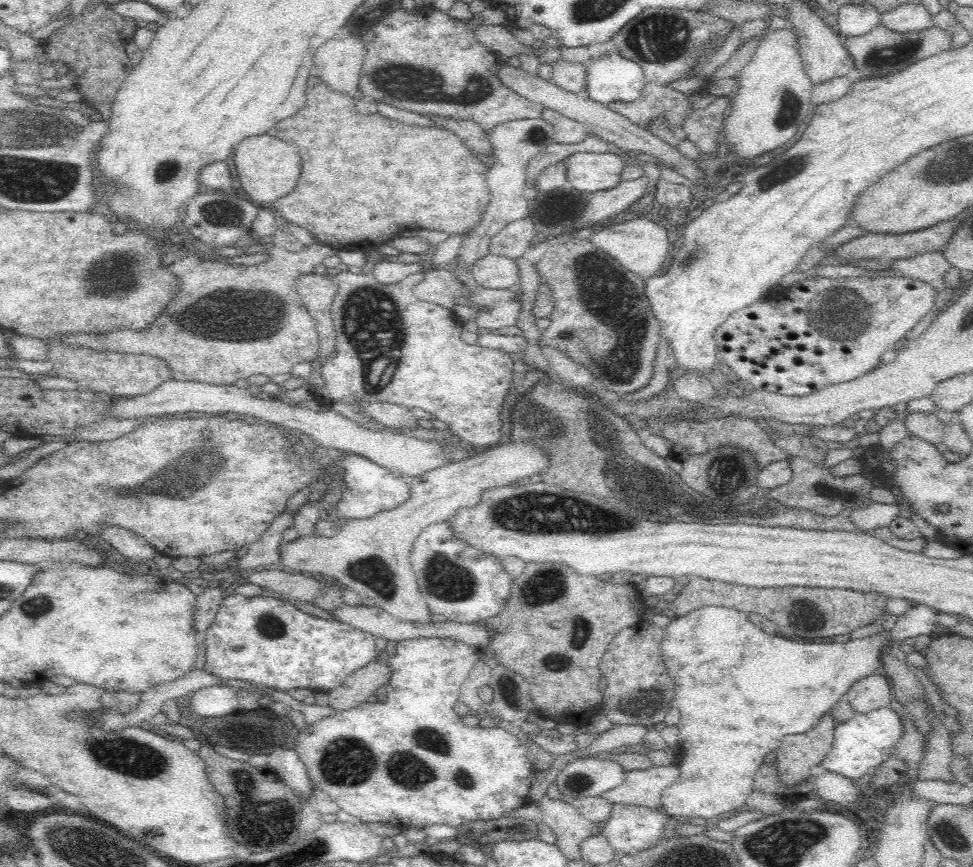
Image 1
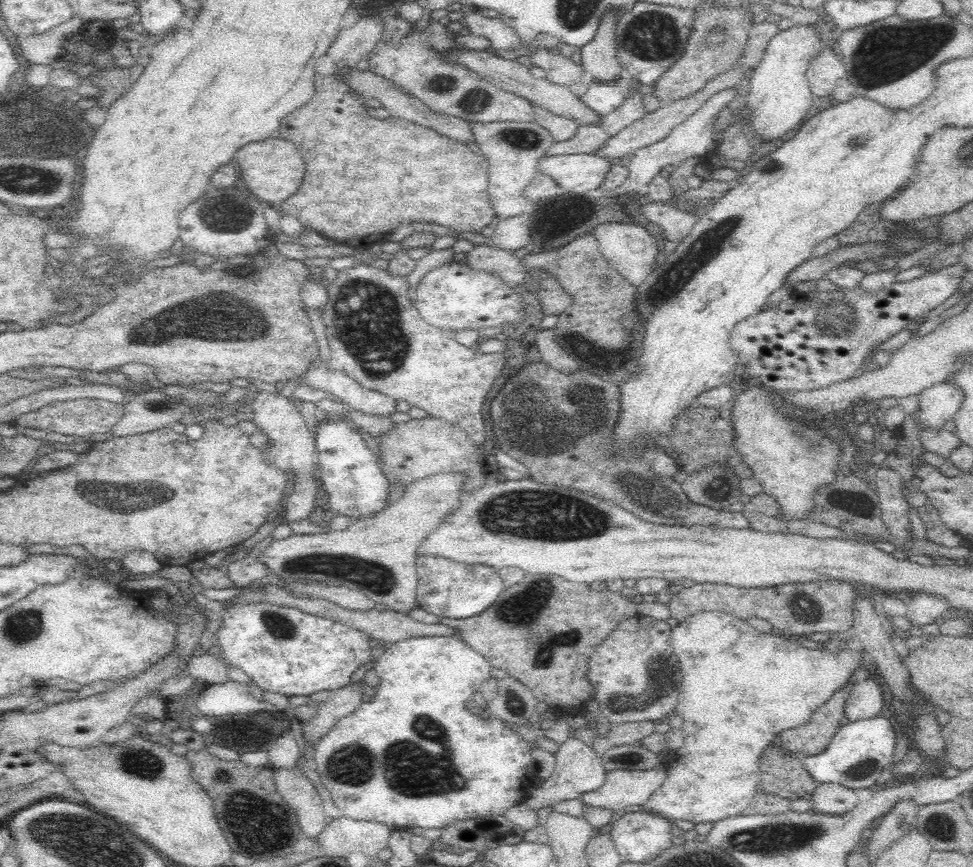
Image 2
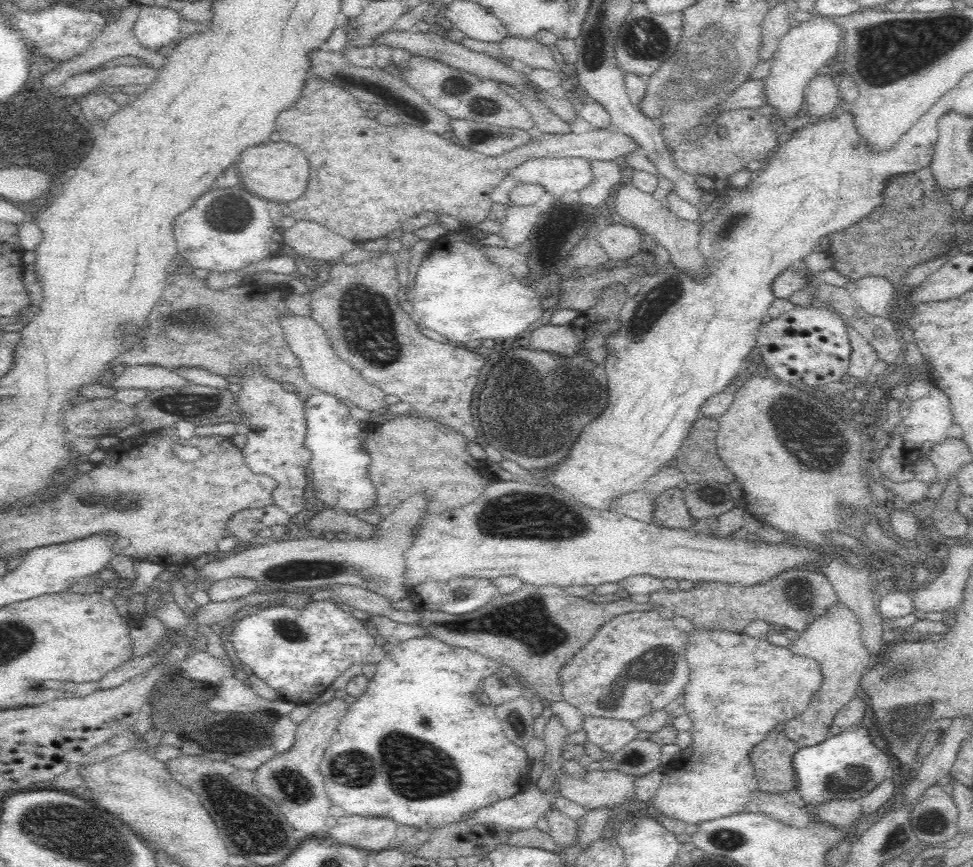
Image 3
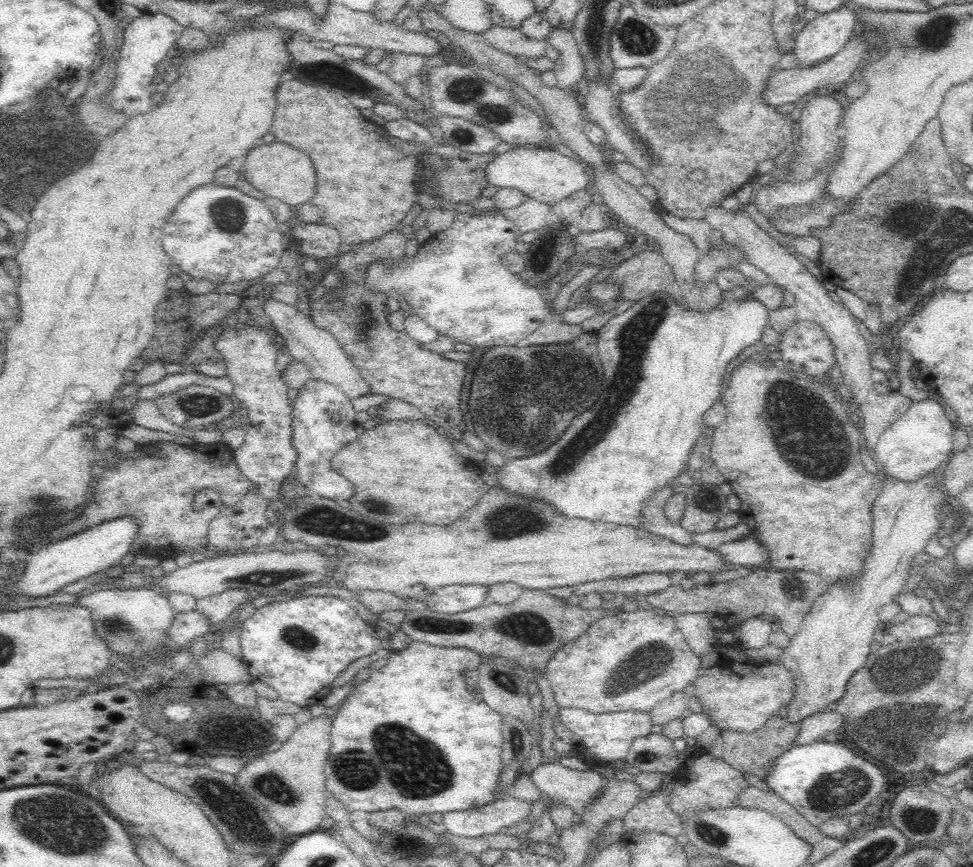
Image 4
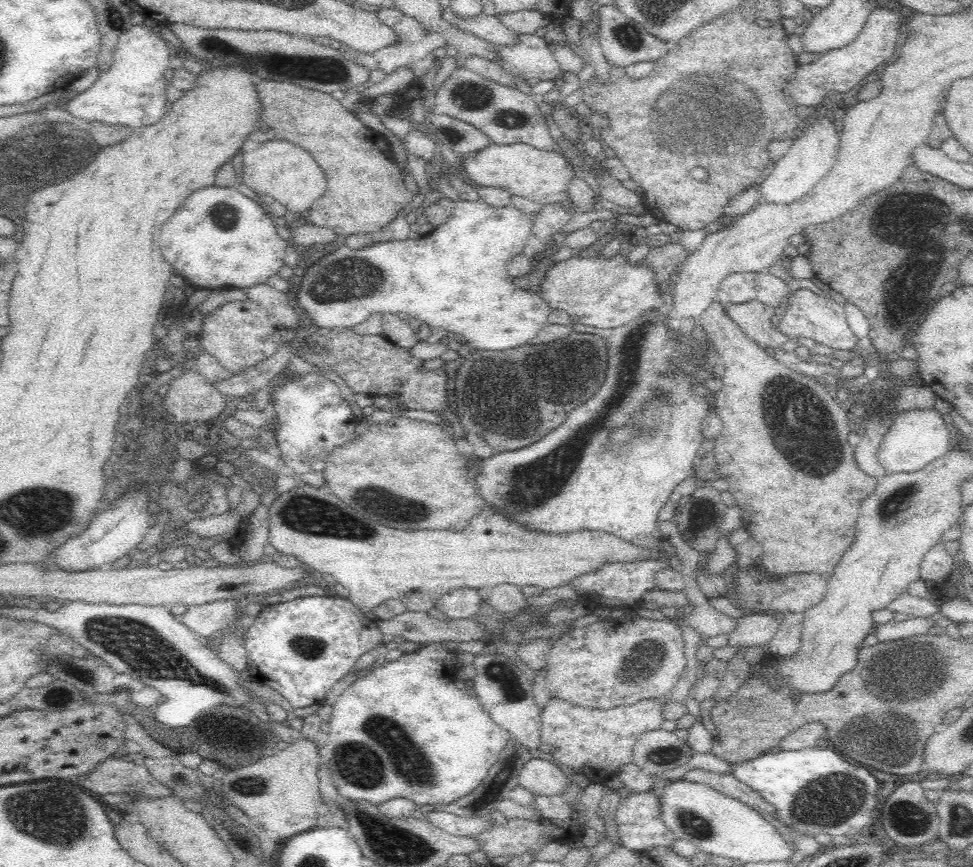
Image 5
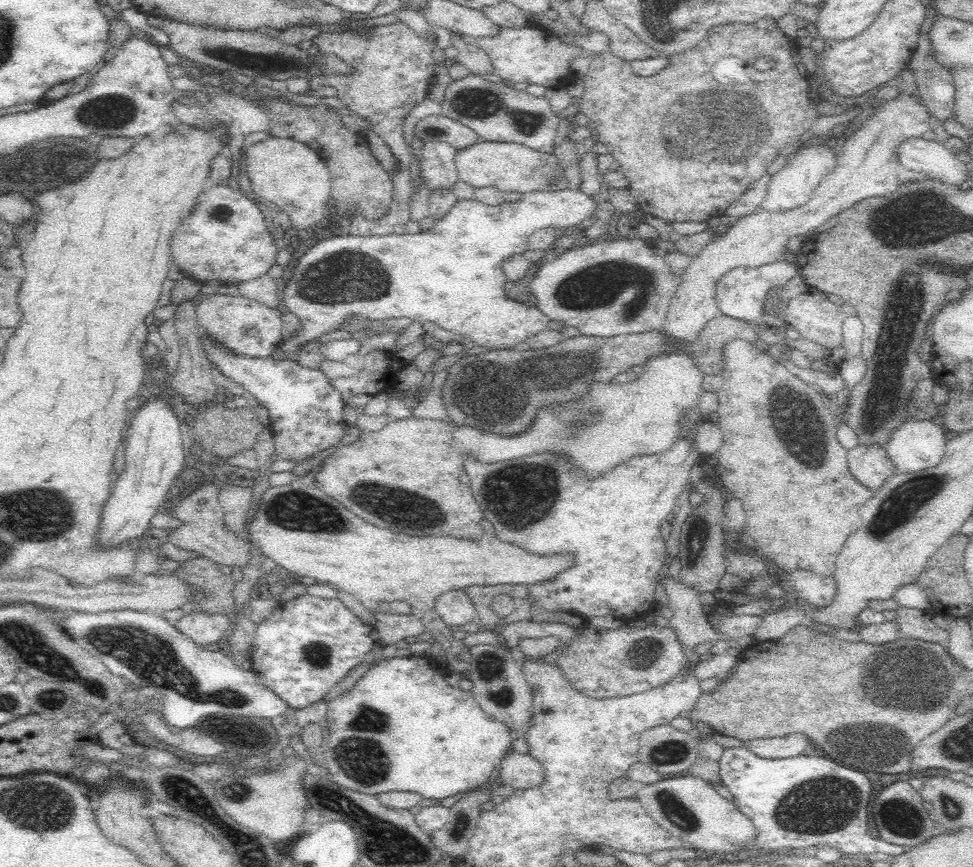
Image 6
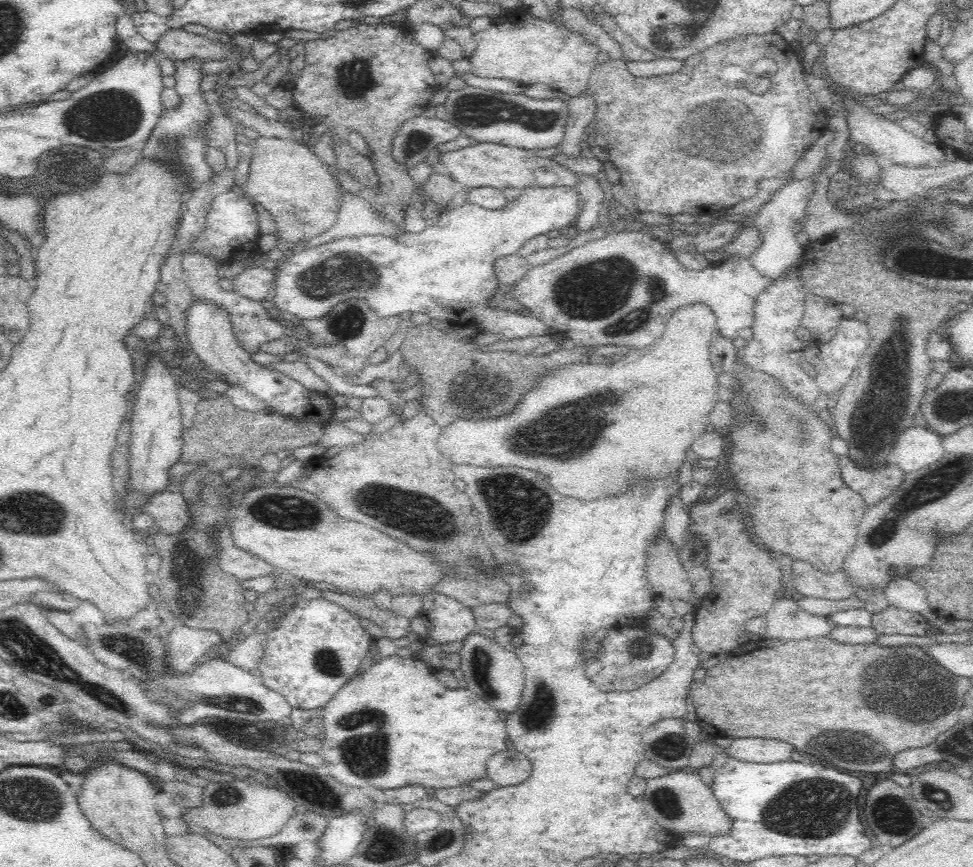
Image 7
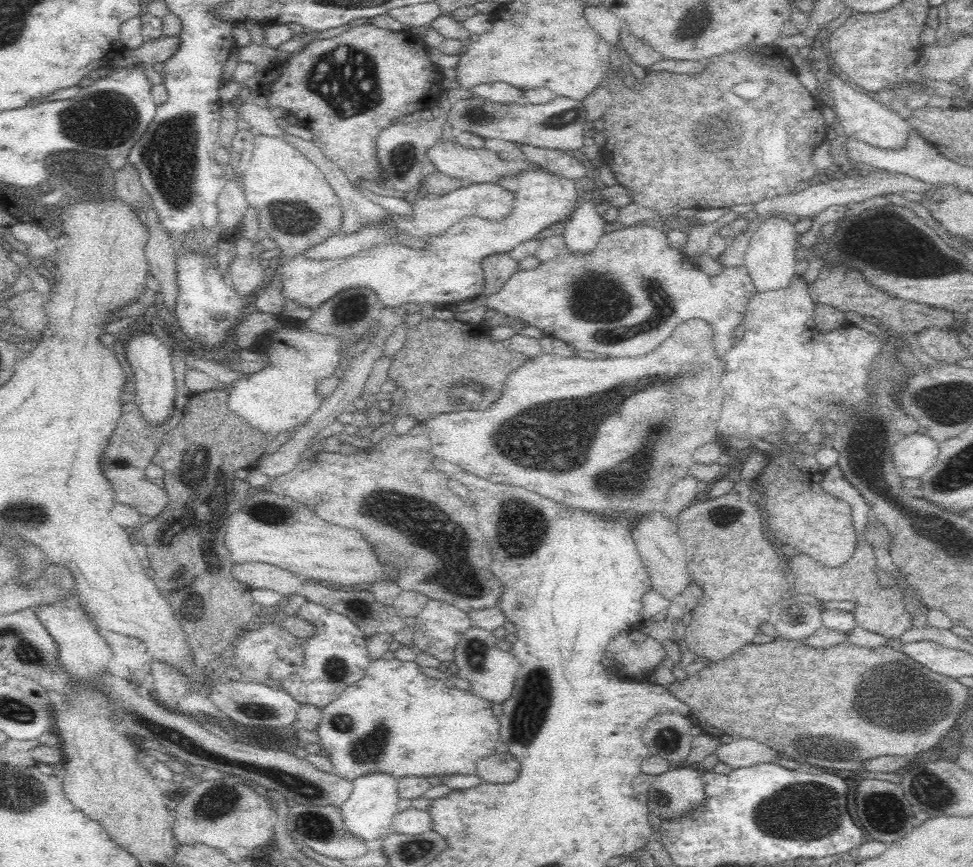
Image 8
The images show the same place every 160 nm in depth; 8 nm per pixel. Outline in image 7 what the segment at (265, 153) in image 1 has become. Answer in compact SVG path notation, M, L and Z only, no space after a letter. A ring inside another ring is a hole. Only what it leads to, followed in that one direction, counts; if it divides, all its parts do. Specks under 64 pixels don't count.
M259 136L253 140L253 158L249 165L248 180L244 188L248 190L249 196L254 196L256 203L265 208L274 217L276 223L275 234L282 246L288 242L304 242L312 236L319 236L326 232L335 222L339 215L338 183L334 180L334 172L328 172L328 168L322 161L308 150L309 147L298 143L282 140L279 138L266 138Z

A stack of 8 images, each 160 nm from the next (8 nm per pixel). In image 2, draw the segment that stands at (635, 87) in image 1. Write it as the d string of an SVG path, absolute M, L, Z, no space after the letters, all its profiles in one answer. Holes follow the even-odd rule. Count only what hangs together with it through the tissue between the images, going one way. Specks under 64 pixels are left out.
M626 74L616 84L592 82L581 101L596 112L598 118L603 118L603 116L614 112L622 104L622 101L627 98L628 90L633 88L633 85L636 85L640 91L650 90L650 85L642 85L636 78Z

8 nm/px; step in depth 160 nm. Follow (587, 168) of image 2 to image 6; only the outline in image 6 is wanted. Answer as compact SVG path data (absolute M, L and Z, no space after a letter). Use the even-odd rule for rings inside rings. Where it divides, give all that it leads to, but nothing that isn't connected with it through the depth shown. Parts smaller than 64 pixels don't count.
M478 140L469 147L459 149L454 158L455 168L458 171L458 178L474 188L495 186L502 192L520 192L522 194L536 191L556 191L570 188L570 184L559 159L552 153L542 153L526 145L518 143L497 143Z

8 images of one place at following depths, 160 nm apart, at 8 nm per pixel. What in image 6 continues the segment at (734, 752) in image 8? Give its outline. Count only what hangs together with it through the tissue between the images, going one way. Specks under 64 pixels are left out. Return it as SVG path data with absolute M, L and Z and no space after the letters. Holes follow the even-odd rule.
M788 734L788 736L774 738L754 738L742 740L742 747L746 751L765 759L776 760L802 755L802 750L810 744L810 740L802 734Z

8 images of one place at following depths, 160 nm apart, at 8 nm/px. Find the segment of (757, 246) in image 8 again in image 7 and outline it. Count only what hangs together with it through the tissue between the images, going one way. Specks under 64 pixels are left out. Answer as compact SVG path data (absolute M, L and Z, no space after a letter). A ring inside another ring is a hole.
M812 179L792 180L786 182L773 194L771 199L754 213L755 226L758 235L762 237L762 244L747 257L752 267L760 275L768 277L770 282L777 281L787 274L787 270L796 264L796 260L803 256L801 244L797 241L794 232L794 224L805 214L807 202L815 191Z

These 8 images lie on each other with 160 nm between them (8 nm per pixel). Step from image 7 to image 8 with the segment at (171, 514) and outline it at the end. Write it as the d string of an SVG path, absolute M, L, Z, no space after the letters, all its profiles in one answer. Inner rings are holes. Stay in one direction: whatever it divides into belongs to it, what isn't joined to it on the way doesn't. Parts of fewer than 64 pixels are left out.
M122 401L120 418L112 430L102 454L102 473L112 483L115 503L130 506L145 519L156 517L168 505L168 496L159 482L147 479L144 470L150 466L152 456L156 454L157 442L180 422L183 410L174 404L172 416L162 424L150 424L135 401Z

